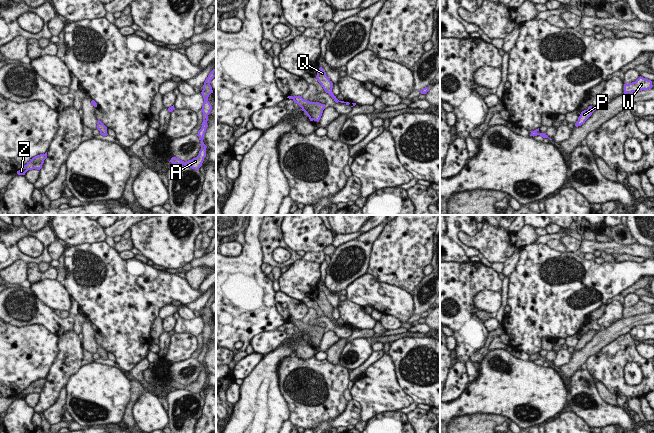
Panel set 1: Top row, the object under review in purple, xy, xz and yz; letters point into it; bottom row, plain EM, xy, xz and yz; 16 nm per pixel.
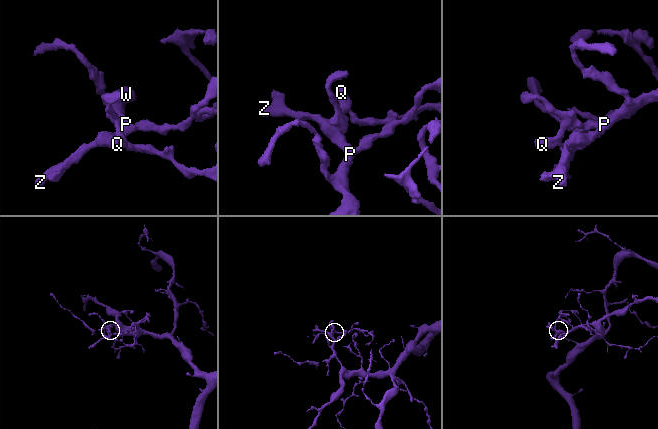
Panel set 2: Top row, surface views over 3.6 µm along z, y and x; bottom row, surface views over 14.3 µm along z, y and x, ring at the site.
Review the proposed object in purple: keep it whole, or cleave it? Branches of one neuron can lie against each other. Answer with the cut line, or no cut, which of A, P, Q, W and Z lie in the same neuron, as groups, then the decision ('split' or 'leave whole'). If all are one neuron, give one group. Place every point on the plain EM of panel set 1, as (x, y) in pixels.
cut none; groups A P Q W Z; leave whole

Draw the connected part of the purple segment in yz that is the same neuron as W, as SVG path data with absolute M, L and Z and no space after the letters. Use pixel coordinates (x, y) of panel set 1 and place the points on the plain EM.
M640 300L635 306L624 308L624 318L648 314L651 313L652 311L653 309L651 304L645 303Z

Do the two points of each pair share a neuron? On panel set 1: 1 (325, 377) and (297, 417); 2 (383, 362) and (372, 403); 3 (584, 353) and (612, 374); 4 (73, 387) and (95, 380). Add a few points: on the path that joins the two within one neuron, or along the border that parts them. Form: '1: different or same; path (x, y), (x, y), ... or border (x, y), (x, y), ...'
1: same; path (317, 387), (314, 390), (314, 399), (307, 407)
2: same; path (382, 372), (376, 393)
3: different; border (608, 343), (592, 354), (584, 365)
4: same; path (78, 387), (88, 387), (90, 385)

